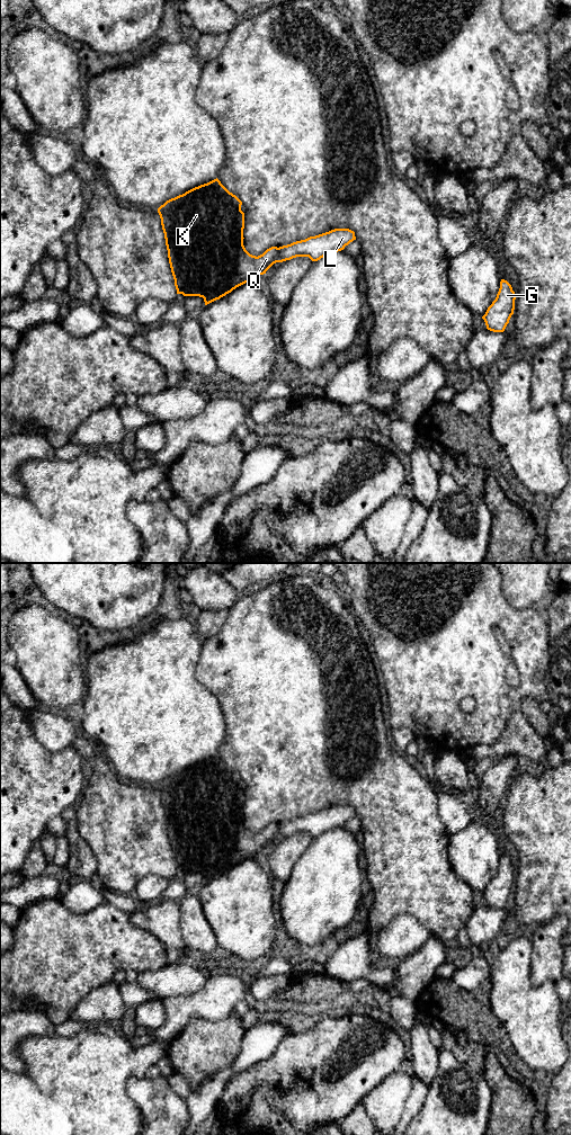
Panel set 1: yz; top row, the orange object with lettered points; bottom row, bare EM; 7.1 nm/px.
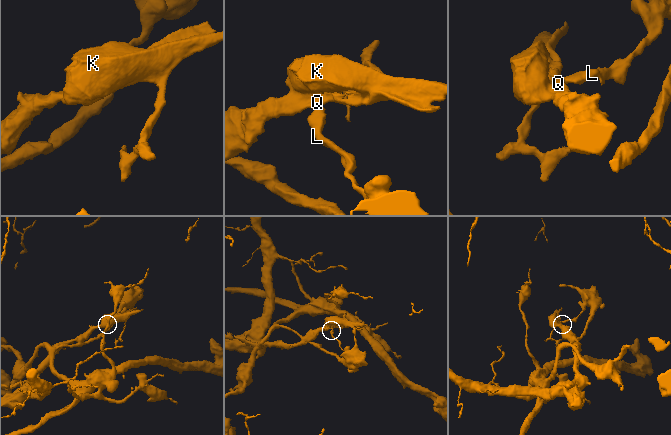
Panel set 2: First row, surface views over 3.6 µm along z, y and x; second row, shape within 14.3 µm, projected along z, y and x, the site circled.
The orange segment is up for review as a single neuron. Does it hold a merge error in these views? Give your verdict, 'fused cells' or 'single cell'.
fused cells

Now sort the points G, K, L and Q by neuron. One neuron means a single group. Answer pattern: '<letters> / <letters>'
G L / K Q

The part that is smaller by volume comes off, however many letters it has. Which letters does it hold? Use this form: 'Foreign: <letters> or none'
Foreign: K, Q

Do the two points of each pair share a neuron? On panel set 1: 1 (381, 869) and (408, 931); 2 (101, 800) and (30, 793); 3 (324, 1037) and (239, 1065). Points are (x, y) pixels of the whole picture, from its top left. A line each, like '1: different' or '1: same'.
1: different
2: different
3: different

